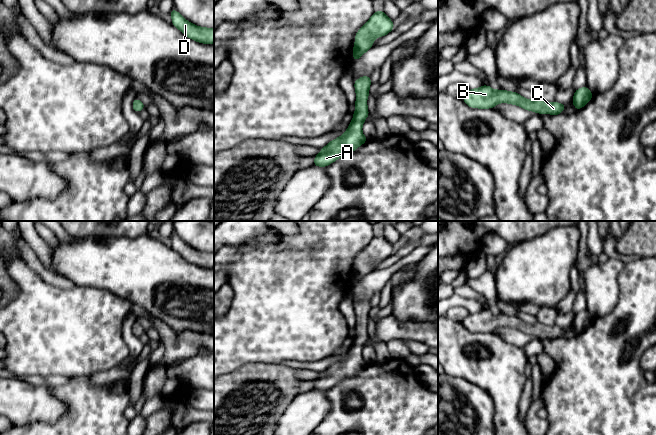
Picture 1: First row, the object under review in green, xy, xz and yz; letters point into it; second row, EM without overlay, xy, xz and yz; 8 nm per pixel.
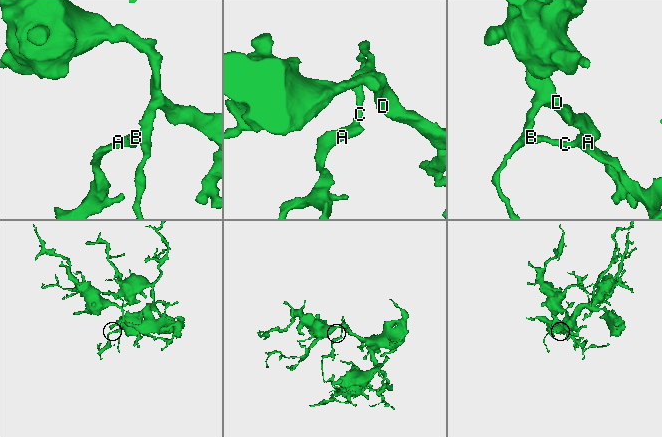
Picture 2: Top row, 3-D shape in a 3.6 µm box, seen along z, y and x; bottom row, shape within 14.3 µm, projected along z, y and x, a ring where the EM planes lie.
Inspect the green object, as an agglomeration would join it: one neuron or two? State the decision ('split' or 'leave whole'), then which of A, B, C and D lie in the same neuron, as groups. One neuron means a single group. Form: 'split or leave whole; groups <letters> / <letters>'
leave whole; groups A B C D

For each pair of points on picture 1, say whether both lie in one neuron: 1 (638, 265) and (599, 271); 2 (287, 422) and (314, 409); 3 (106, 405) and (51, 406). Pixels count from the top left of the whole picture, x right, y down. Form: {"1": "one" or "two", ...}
{"1": "two", "2": "one", "3": "two"}

